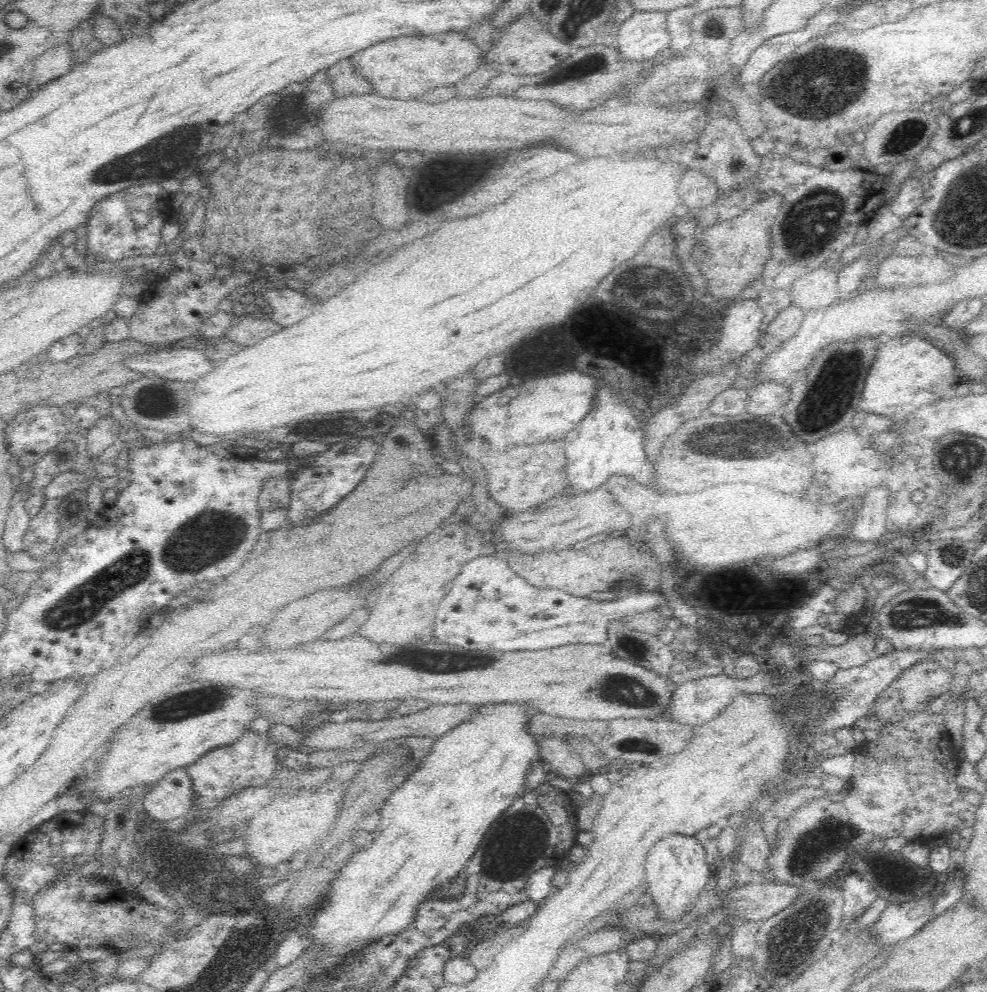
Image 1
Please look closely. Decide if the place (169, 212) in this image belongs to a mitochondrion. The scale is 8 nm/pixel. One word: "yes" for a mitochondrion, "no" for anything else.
no

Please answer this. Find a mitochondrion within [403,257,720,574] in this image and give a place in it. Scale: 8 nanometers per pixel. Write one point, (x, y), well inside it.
(655, 294)

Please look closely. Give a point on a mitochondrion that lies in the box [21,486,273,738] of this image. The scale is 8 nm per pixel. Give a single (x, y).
(82, 604)

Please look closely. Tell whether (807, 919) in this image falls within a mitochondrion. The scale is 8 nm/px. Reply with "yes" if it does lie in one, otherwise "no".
yes

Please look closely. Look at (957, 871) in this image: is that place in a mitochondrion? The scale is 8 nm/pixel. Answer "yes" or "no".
no

